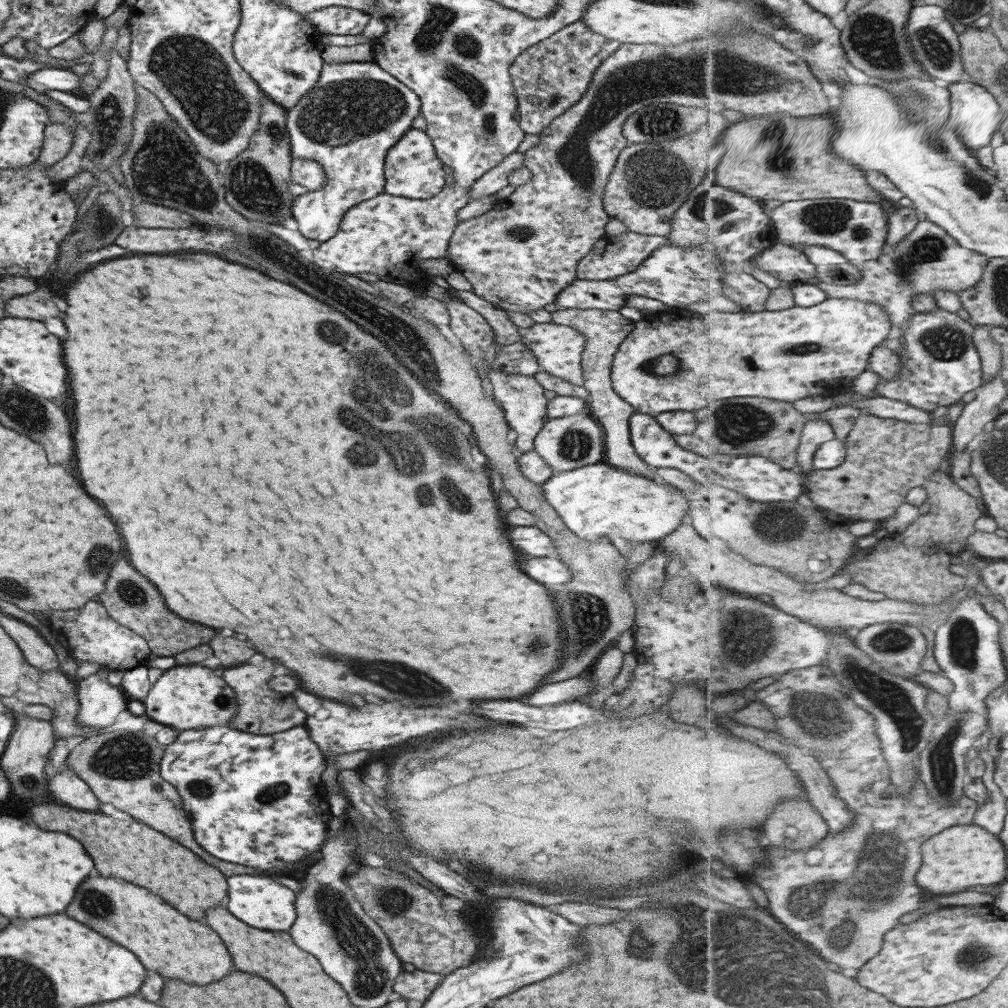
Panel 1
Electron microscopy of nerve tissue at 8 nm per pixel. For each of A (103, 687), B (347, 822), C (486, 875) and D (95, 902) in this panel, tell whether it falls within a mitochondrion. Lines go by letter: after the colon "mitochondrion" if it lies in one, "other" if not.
A: other
B: other
C: other
D: mitochondrion

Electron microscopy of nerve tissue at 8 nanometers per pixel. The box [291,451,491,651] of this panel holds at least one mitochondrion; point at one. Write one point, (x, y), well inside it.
(442, 484)

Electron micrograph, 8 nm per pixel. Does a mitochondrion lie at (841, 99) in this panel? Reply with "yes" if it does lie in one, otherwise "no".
no

